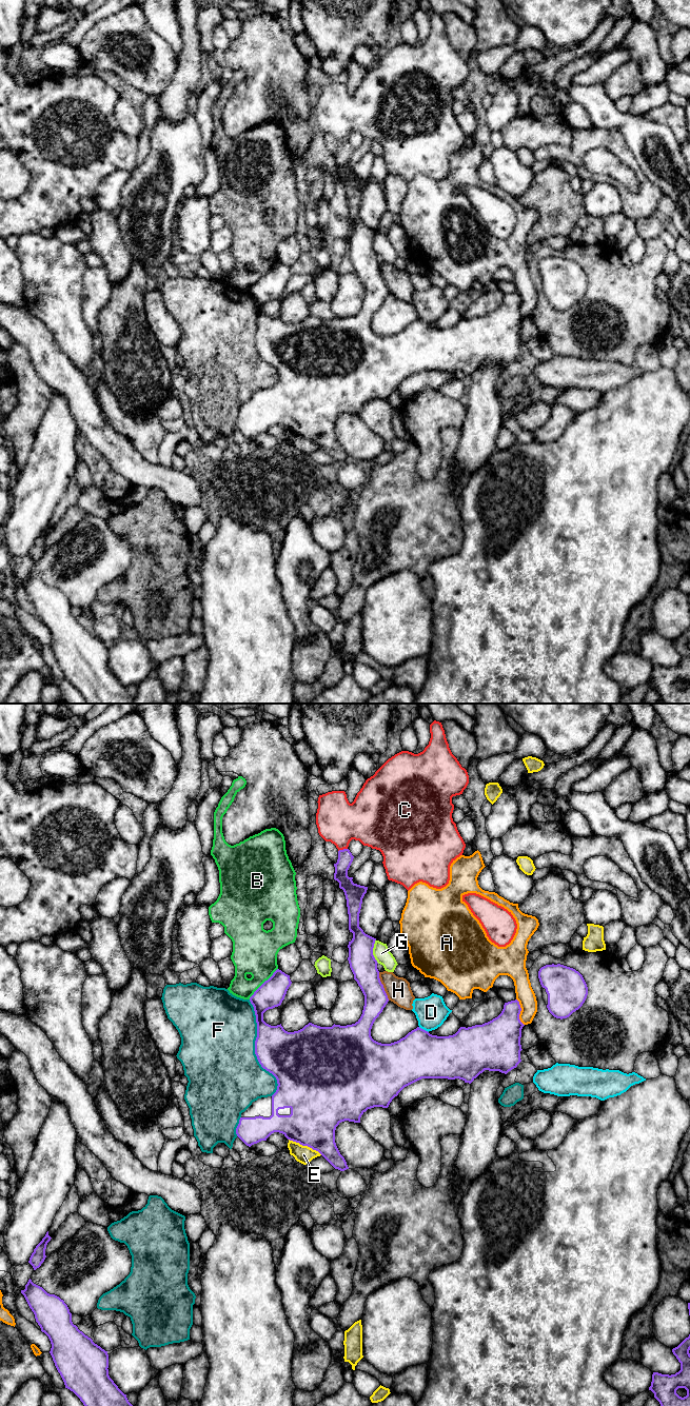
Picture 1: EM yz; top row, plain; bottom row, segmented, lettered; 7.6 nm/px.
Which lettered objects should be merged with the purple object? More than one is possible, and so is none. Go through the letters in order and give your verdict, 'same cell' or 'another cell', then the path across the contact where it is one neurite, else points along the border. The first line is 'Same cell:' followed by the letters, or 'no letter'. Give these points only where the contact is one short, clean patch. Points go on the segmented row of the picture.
Same cell: C
A: another cell
B: another cell
C: same cell; way yz (344, 859), (343, 849), (338, 822)
D: another cell
E: another cell
F: another cell
G: another cell; border yz (375, 939), (373, 955), (378, 963)
H: another cell; border yz (378, 972), (378, 977), (389, 999)

